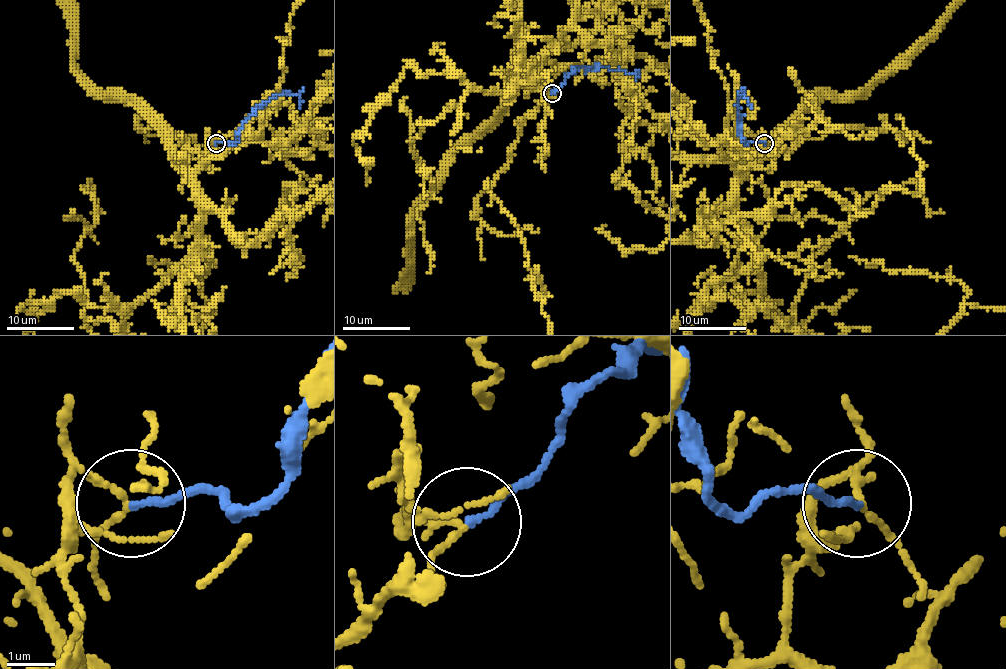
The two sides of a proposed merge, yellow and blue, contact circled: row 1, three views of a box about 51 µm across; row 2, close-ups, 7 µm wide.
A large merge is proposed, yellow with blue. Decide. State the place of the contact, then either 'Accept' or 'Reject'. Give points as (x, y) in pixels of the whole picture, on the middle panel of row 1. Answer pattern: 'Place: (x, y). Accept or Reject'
Place: (552, 93). Reject

